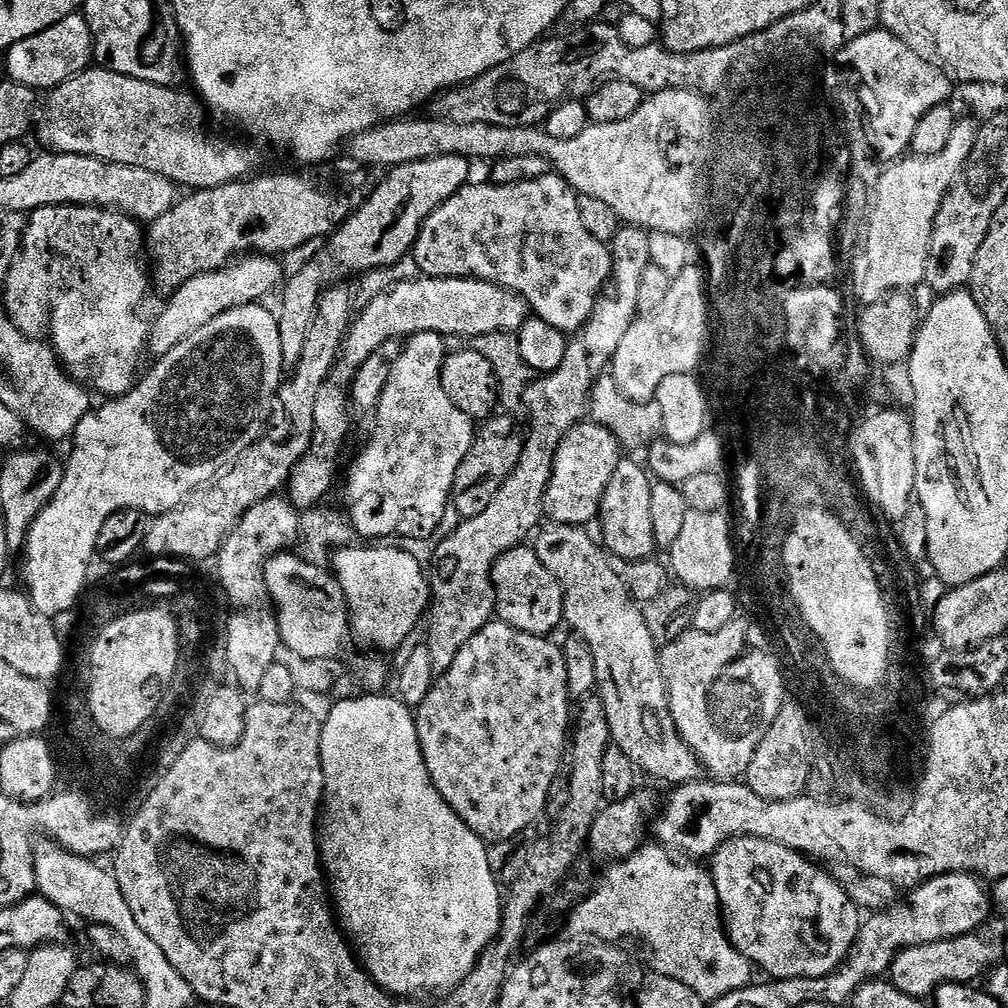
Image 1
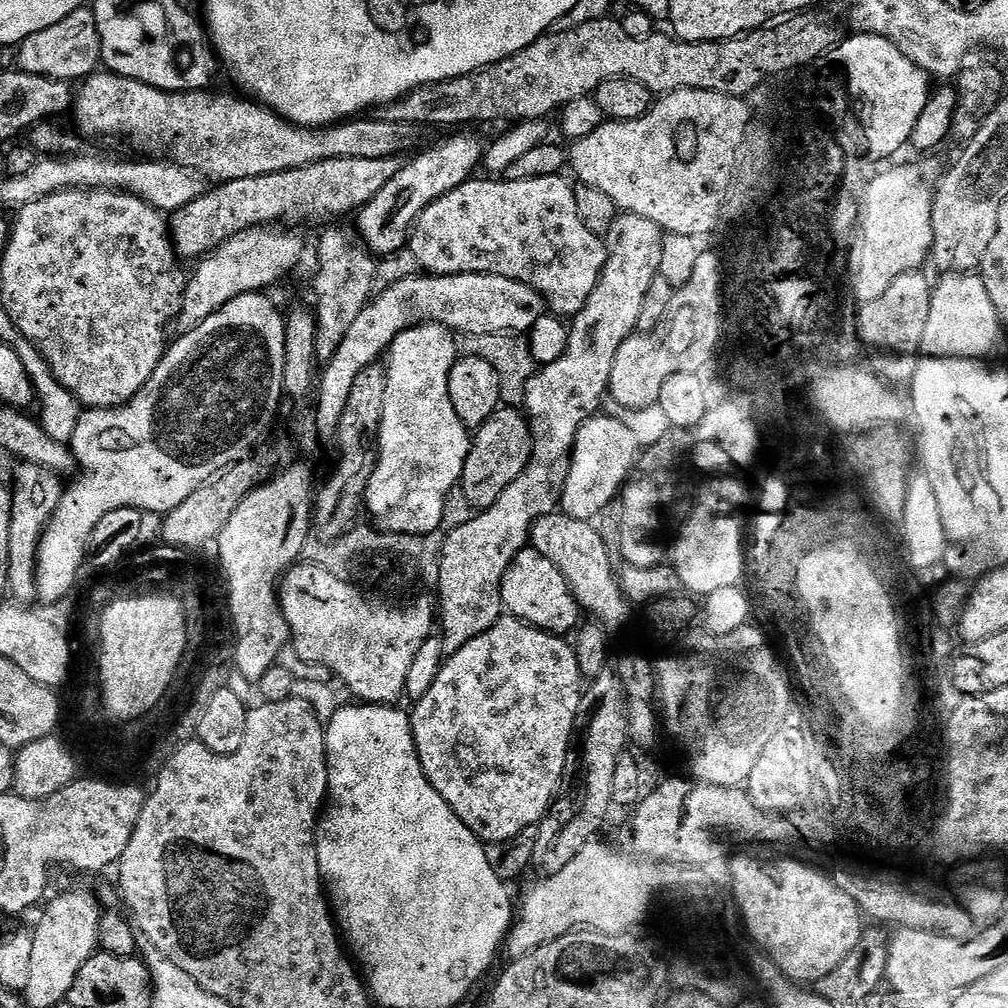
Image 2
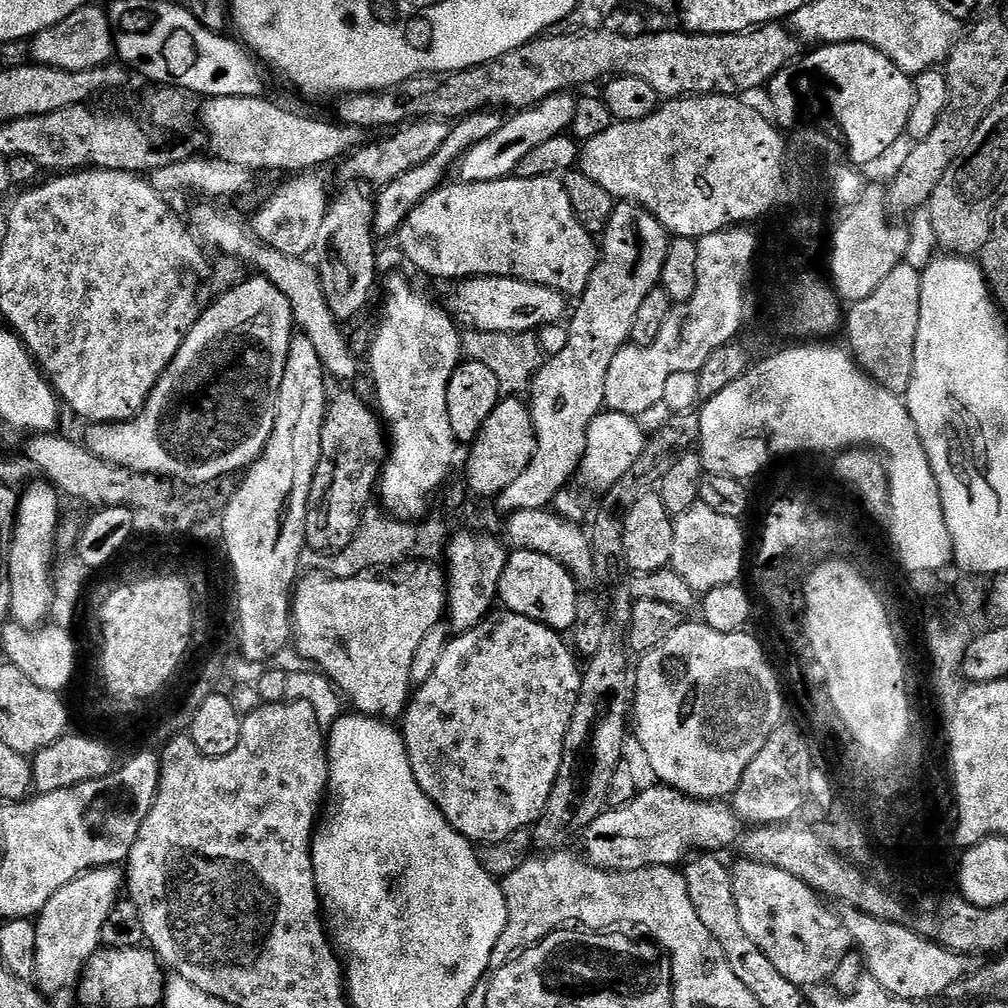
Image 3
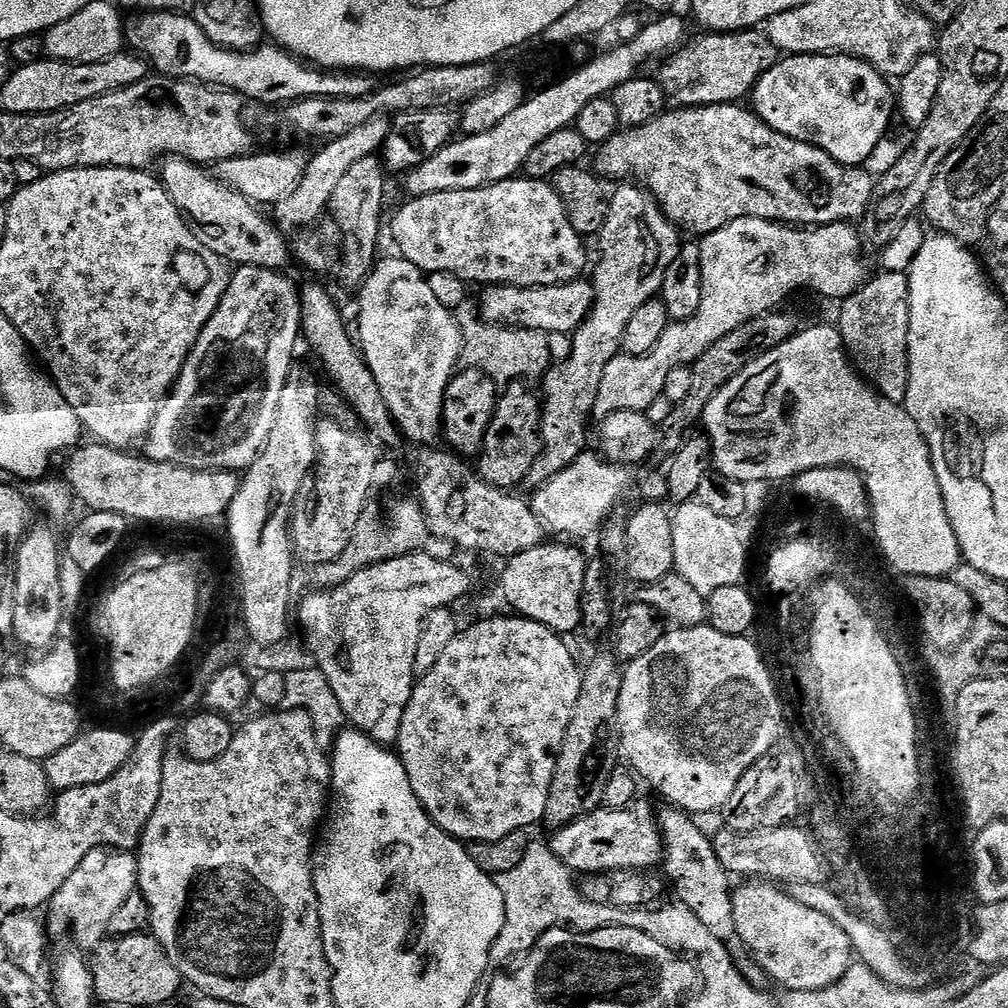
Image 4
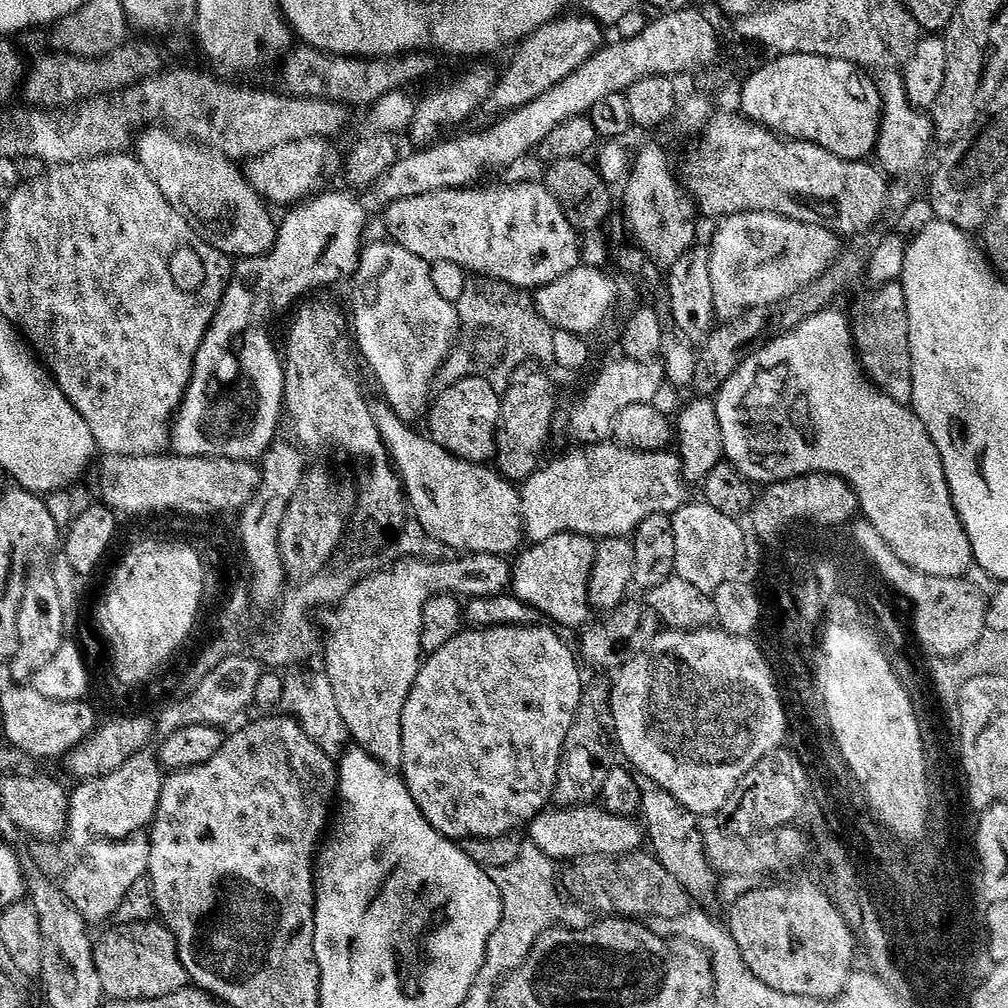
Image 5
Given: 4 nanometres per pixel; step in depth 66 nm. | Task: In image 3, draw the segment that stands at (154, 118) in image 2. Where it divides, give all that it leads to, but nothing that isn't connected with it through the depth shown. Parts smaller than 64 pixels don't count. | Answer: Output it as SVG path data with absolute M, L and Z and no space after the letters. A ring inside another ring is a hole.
M213 96L203 101L204 109L198 112L202 132L208 135L208 144L212 147L211 155L222 162L234 162L234 166L247 168L253 174L259 172L288 172L299 174L319 169L319 164L328 164L331 160L339 161L347 154L352 154L365 147L365 129L353 124L342 124L328 120L311 120L308 116L299 116L296 112L287 112L280 104L264 96Z

